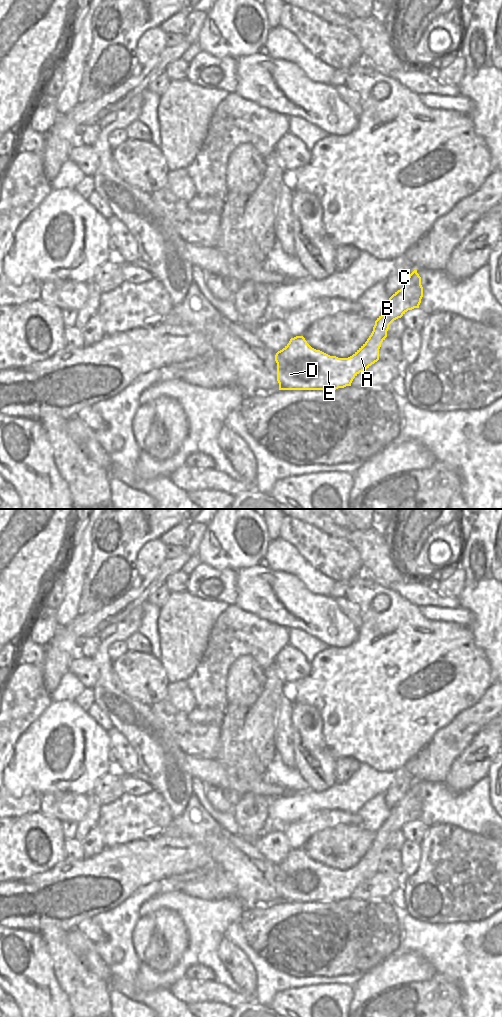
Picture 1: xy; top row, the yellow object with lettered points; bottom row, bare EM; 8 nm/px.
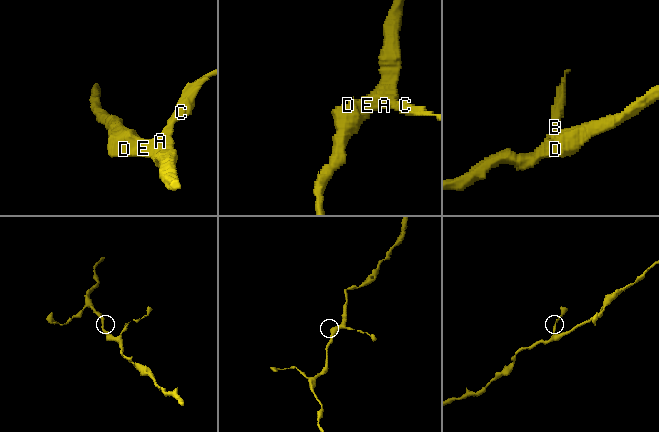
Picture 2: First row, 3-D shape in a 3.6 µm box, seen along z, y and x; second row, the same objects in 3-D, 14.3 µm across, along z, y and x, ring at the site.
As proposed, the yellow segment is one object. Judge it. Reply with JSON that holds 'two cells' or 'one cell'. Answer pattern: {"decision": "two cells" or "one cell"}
{"decision": "one cell"}

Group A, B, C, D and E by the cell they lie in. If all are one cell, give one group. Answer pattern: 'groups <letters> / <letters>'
groups A B C D E

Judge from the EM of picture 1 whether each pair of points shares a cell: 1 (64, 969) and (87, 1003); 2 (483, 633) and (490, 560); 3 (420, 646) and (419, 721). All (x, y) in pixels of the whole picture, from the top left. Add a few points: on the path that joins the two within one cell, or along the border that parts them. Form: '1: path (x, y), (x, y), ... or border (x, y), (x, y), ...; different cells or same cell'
1: path (70, 977), (70, 980), (85, 995); same cell
2: path (488, 615), (488, 578); same cell
3: path (420, 665), (410, 680), (409, 702); same cell

